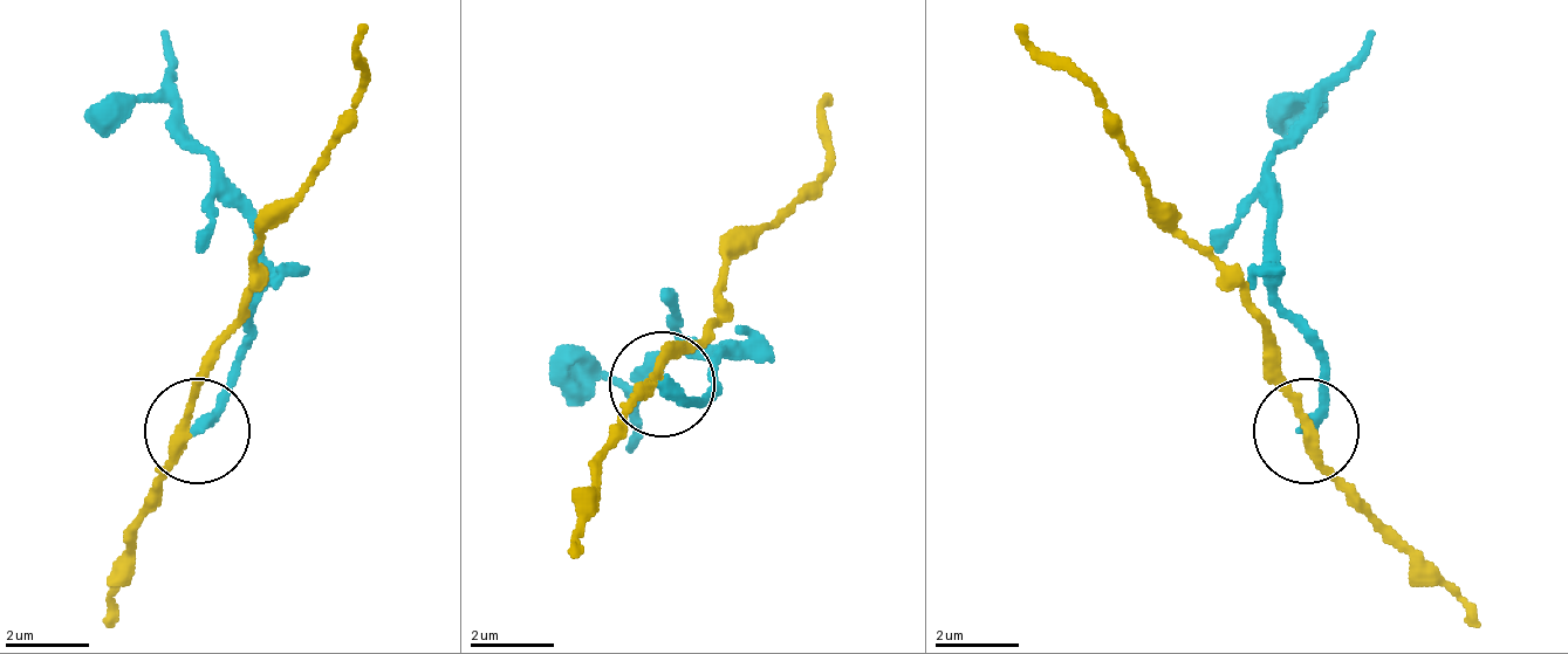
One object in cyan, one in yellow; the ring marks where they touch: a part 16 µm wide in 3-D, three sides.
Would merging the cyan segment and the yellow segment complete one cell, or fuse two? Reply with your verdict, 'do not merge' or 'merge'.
do not merge

